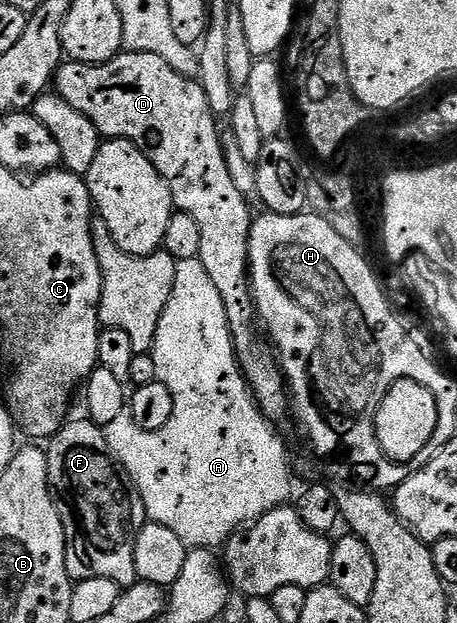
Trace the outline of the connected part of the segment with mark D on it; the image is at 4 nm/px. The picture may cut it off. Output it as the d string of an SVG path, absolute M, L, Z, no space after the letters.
M121 52L110 61L100 62L96 66L65 61L56 71L54 90L72 108L78 108L78 112L85 114L105 139L125 138L148 157L150 164L154 164L170 188L173 207L179 213L194 216L202 232L200 263L206 272L210 272L210 280L214 280L214 286L222 296L228 326L232 330L232 342L236 345L236 360L248 379L253 395L260 396L263 390L276 390L280 382L282 386L282 371L274 357L273 347L256 335L256 326L252 323L252 318L254 320L257 317L257 310L248 273L248 237L252 231L254 214L248 211L248 202L240 191L241 183L236 182L228 166L224 146L220 143L220 130L216 127L217 115L213 114L199 81L195 77L180 74L157 54Z

